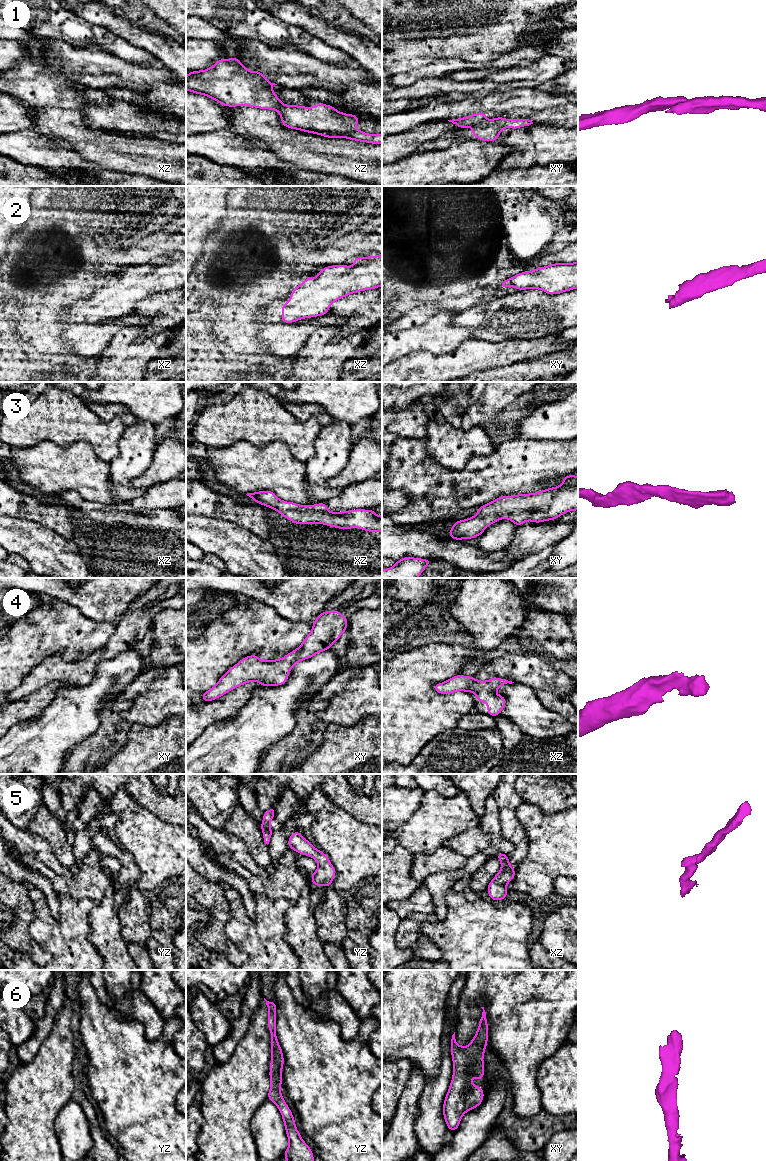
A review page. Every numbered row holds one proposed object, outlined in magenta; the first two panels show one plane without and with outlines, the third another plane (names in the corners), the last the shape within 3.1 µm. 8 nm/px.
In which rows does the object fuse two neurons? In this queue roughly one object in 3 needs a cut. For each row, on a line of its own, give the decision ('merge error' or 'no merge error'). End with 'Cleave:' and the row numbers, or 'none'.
1: merge error
2: no merge error
3: no merge error
4: no merge error
5: no merge error
6: no merge error
Cleave: 1

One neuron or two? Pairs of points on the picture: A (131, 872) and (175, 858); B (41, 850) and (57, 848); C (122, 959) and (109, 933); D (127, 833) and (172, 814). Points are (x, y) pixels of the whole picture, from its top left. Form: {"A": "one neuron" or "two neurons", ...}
{"A": "two neurons", "B": "two neurons", "C": "one neuron", "D": "two neurons"}

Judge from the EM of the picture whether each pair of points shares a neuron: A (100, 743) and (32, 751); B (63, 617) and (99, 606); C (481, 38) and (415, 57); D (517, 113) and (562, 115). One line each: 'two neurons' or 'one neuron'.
A: two neurons
B: two neurons
C: one neuron
D: one neuron

